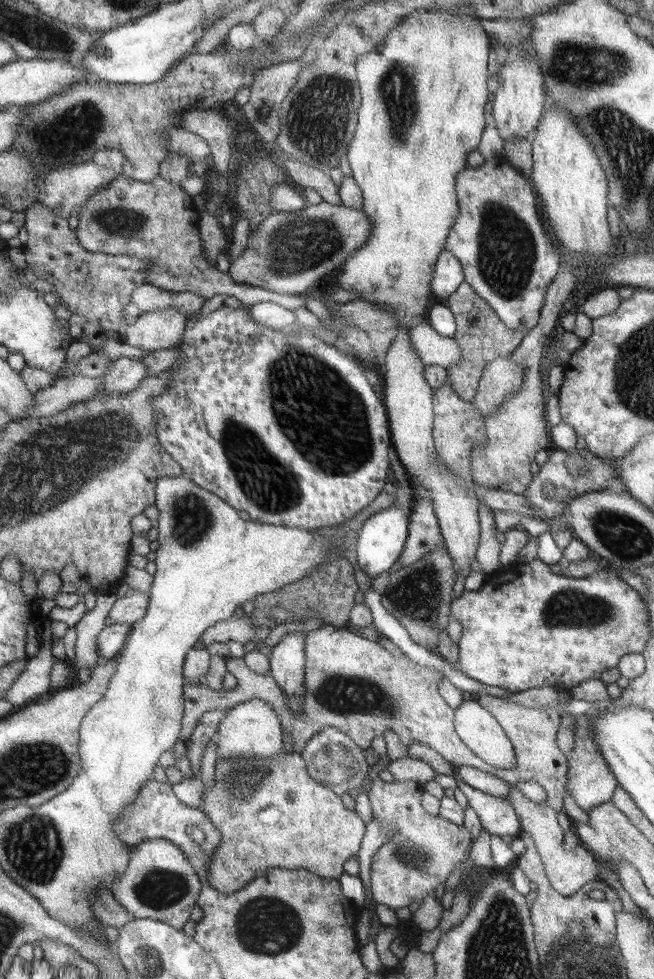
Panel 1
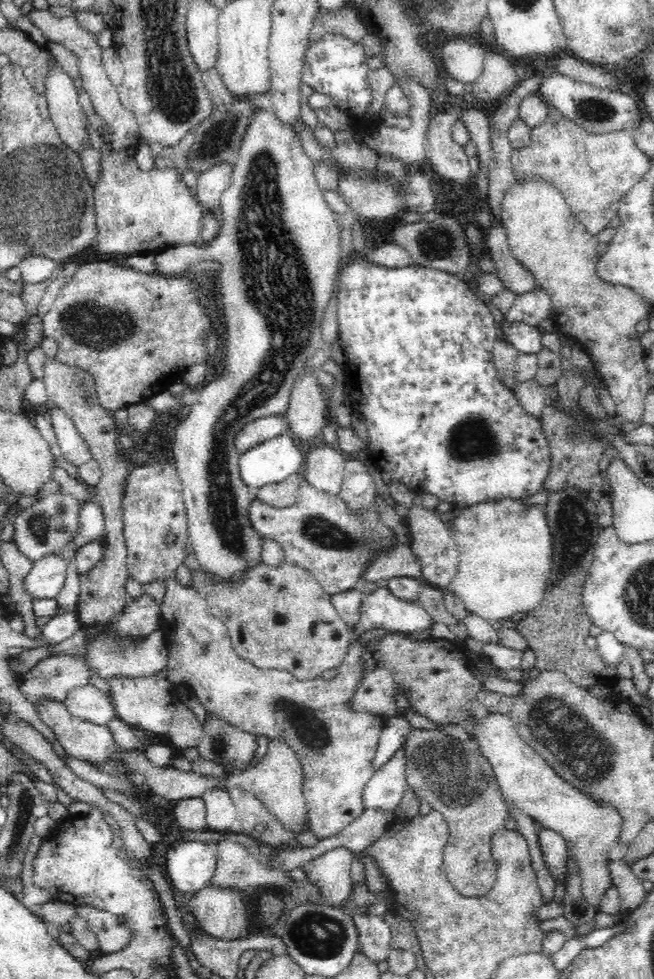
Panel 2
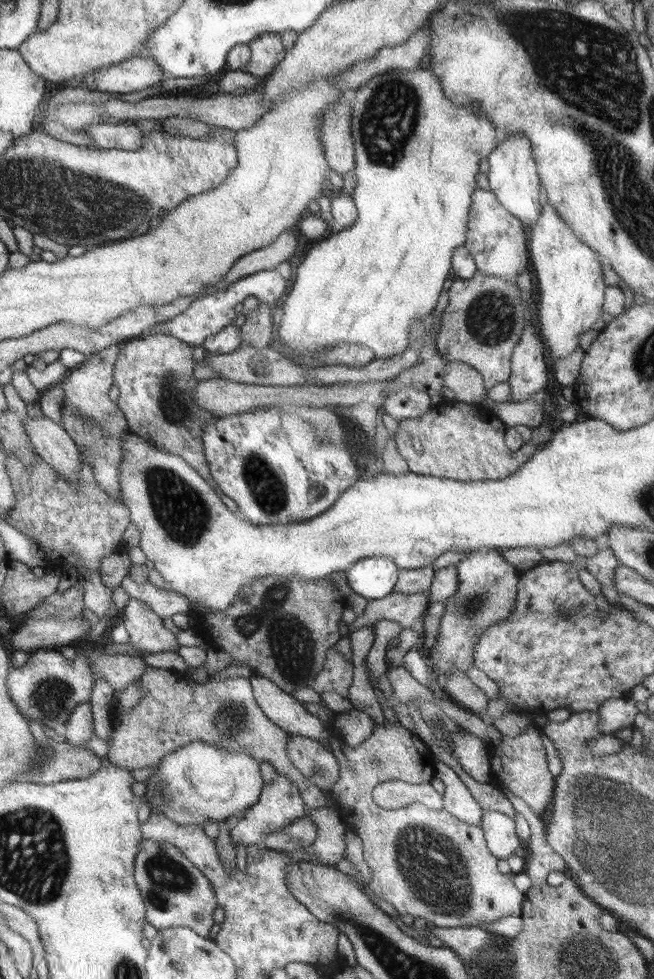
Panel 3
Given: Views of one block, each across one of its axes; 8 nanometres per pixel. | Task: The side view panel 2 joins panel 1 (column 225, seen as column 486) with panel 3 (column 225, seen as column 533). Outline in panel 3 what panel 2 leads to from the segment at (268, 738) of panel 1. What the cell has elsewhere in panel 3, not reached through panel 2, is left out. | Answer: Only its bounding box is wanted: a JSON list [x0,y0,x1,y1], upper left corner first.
[145,740,265,824]

